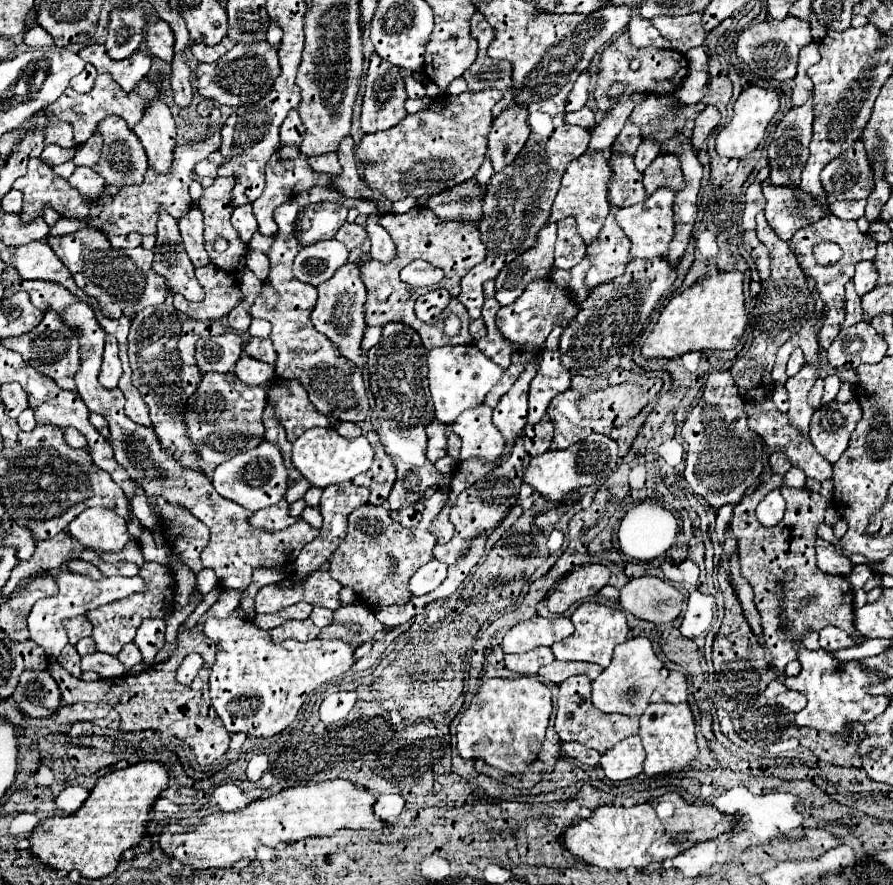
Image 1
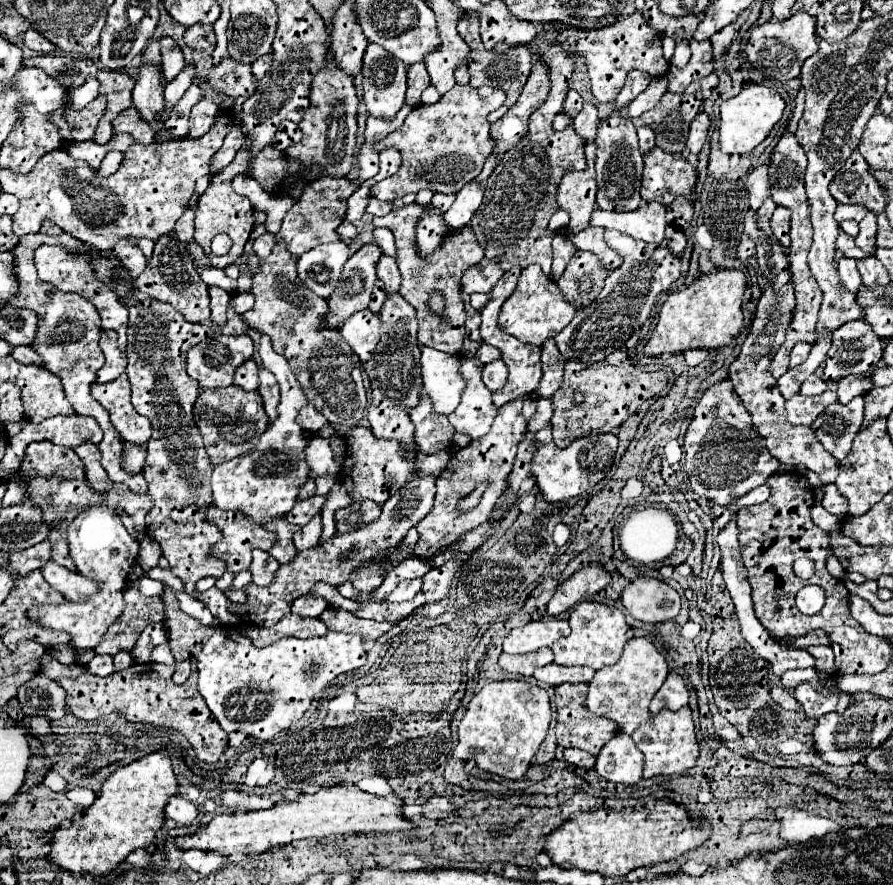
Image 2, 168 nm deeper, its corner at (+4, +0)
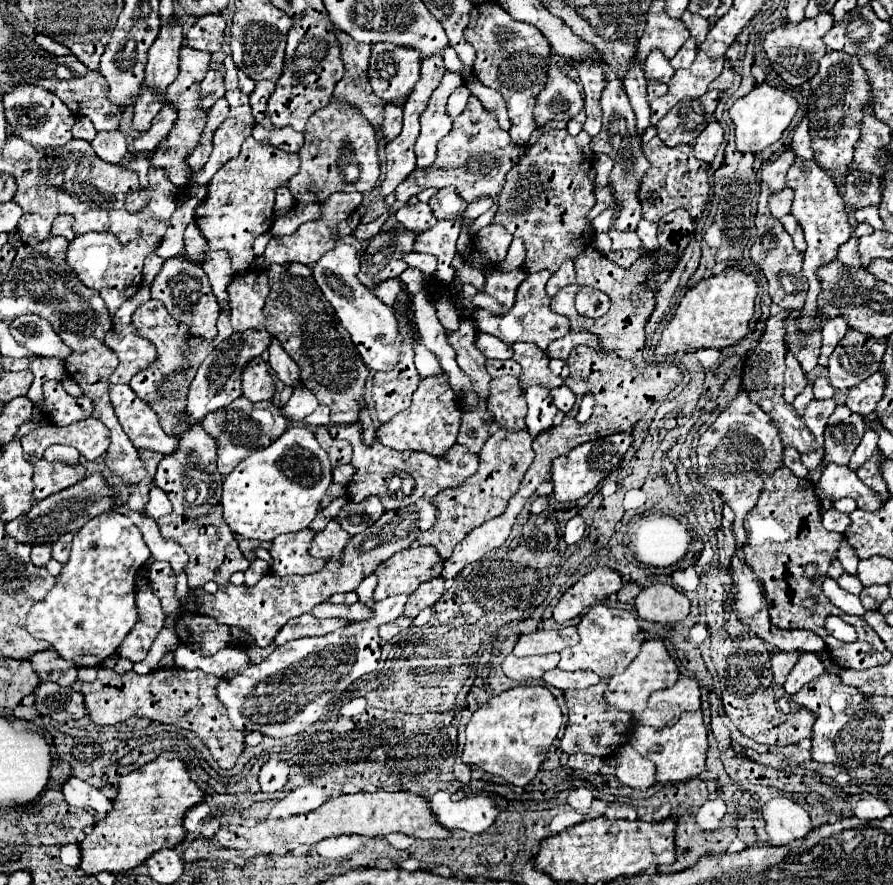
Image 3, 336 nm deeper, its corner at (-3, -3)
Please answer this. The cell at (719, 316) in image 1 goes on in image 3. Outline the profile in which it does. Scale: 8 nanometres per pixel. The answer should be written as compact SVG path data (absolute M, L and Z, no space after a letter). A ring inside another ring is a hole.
M725 268L721 274L711 276L707 280L697 282L687 294L681 298L673 318L665 326L661 340L657 344L657 352L667 356L679 350L695 352L699 348L725 348L737 344L749 330L749 320L755 312L755 298L757 298L757 282L753 276Z

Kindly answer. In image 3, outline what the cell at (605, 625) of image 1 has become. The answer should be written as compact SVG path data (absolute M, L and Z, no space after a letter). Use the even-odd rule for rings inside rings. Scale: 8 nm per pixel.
M603 604L591 606L591 610L583 616L577 630L581 642L561 652L559 660L561 670L591 670L601 678L611 678L613 674L623 672L629 666L629 662L633 662L643 642L643 632L633 612L621 608L607 608Z

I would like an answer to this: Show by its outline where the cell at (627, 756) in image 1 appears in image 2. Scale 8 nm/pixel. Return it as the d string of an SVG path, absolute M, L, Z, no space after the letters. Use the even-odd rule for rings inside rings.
M618 733L610 743L602 747L596 757L594 769L606 781L636 785L642 779L644 755L634 745L632 737L626 733Z

